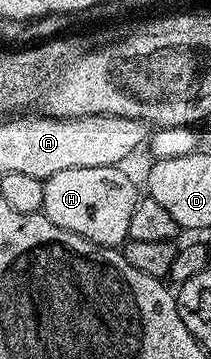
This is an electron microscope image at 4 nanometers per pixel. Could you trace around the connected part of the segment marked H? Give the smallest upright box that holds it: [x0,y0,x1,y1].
[43,166,138,247]

